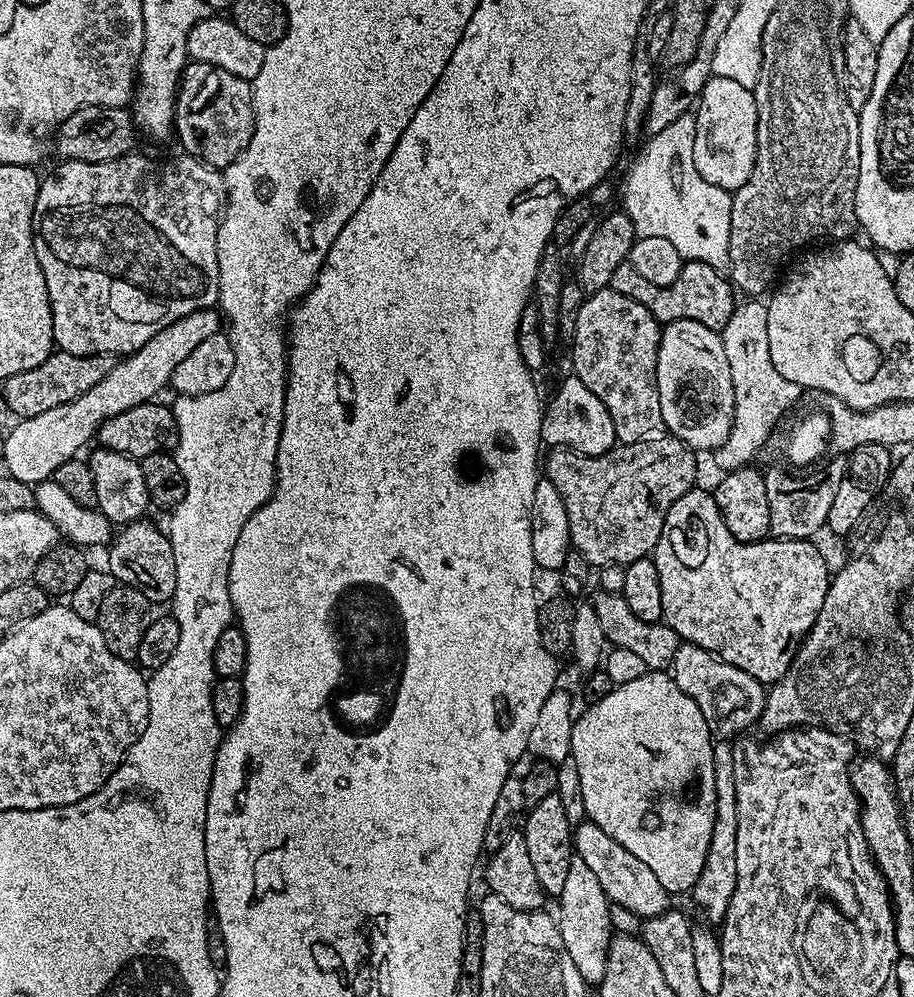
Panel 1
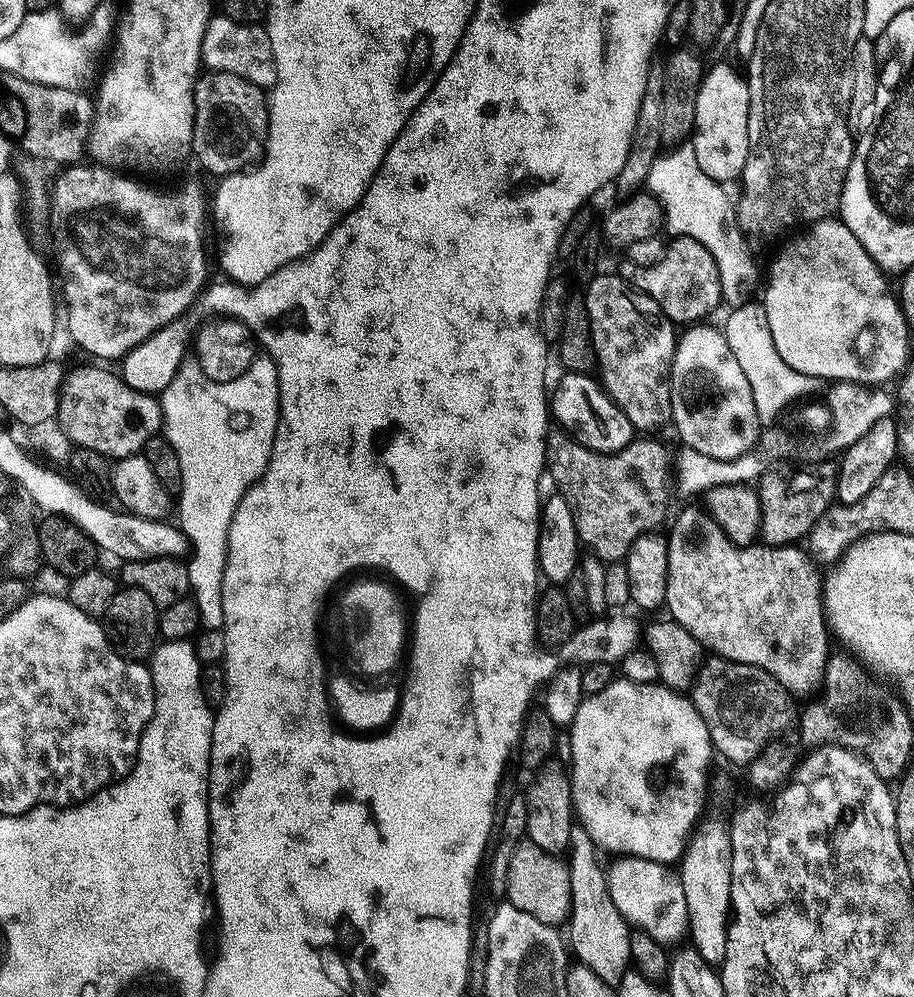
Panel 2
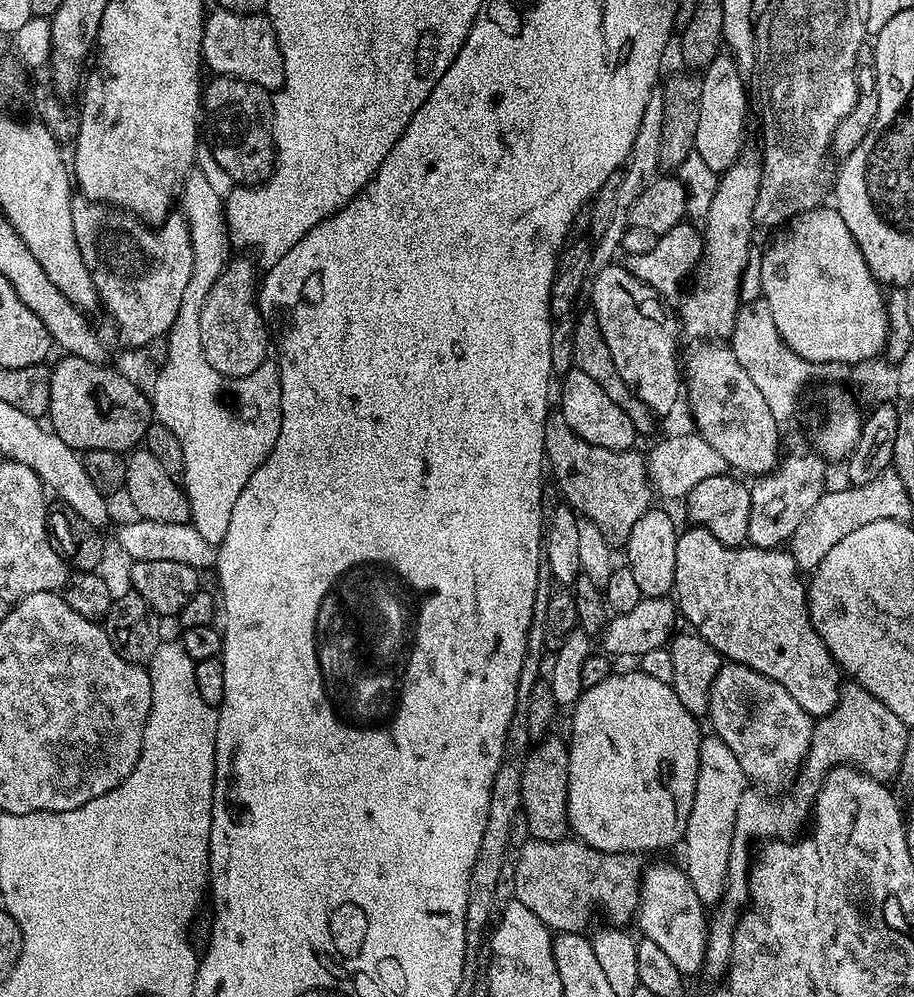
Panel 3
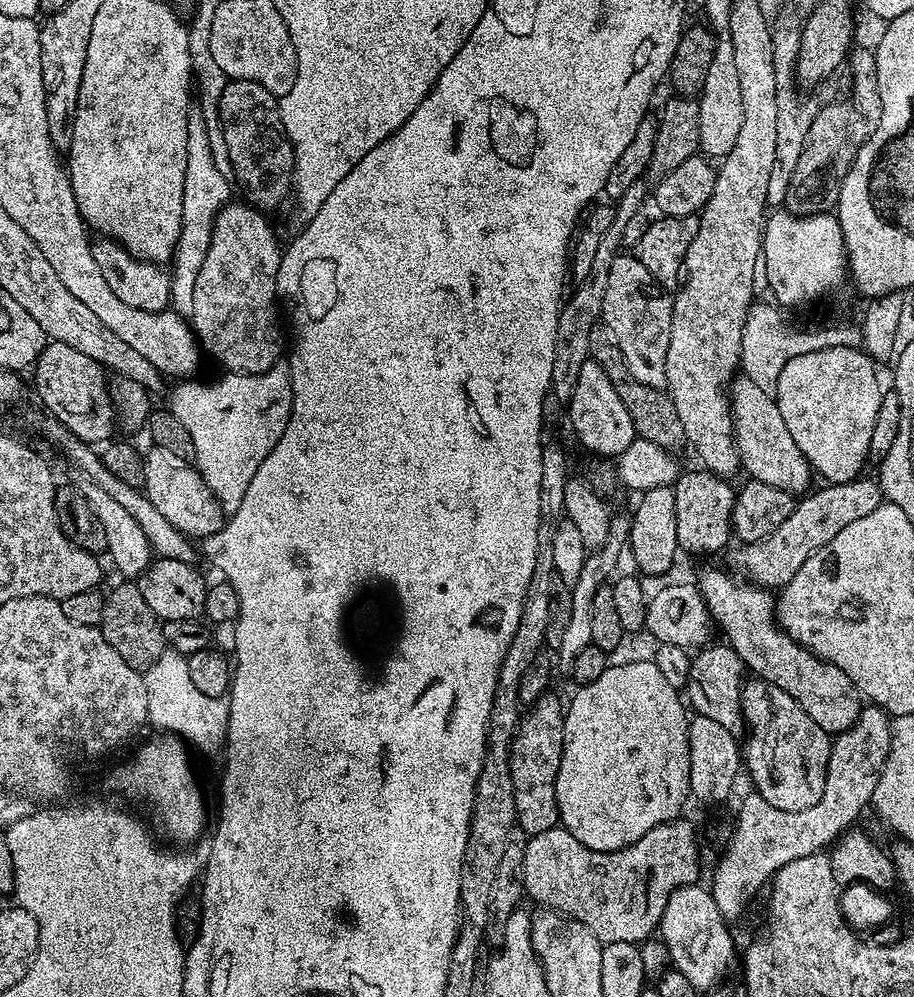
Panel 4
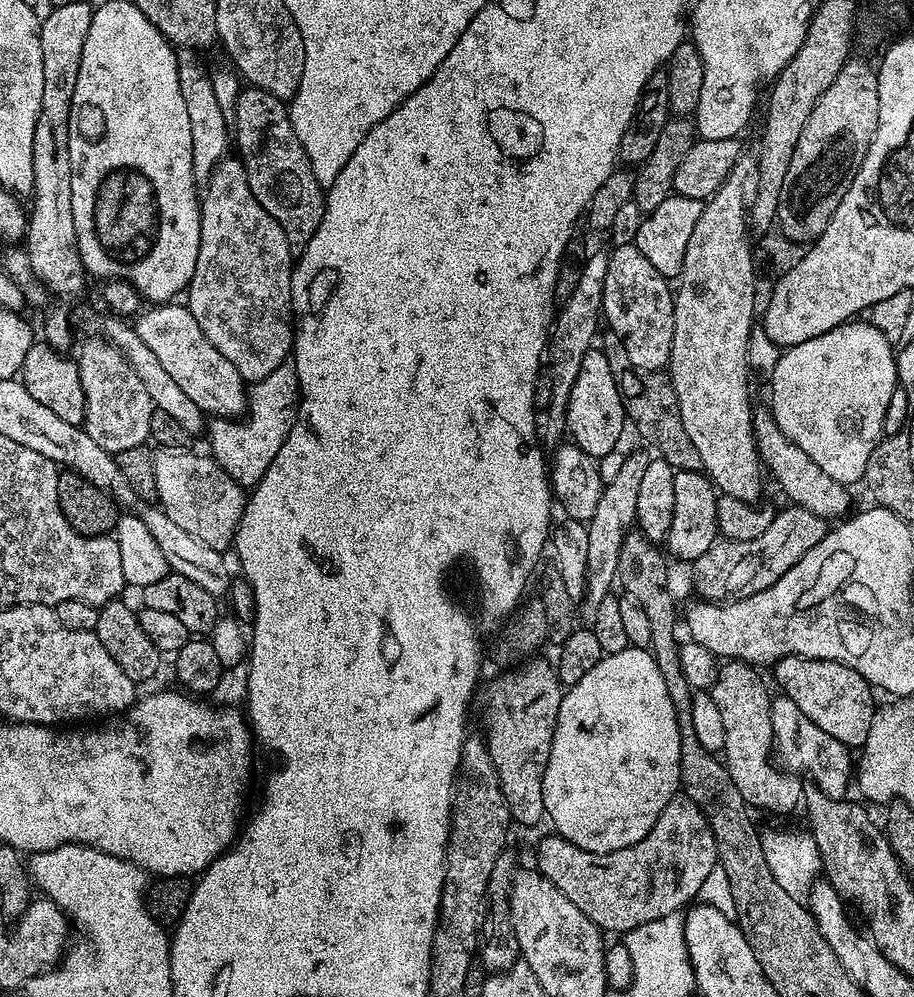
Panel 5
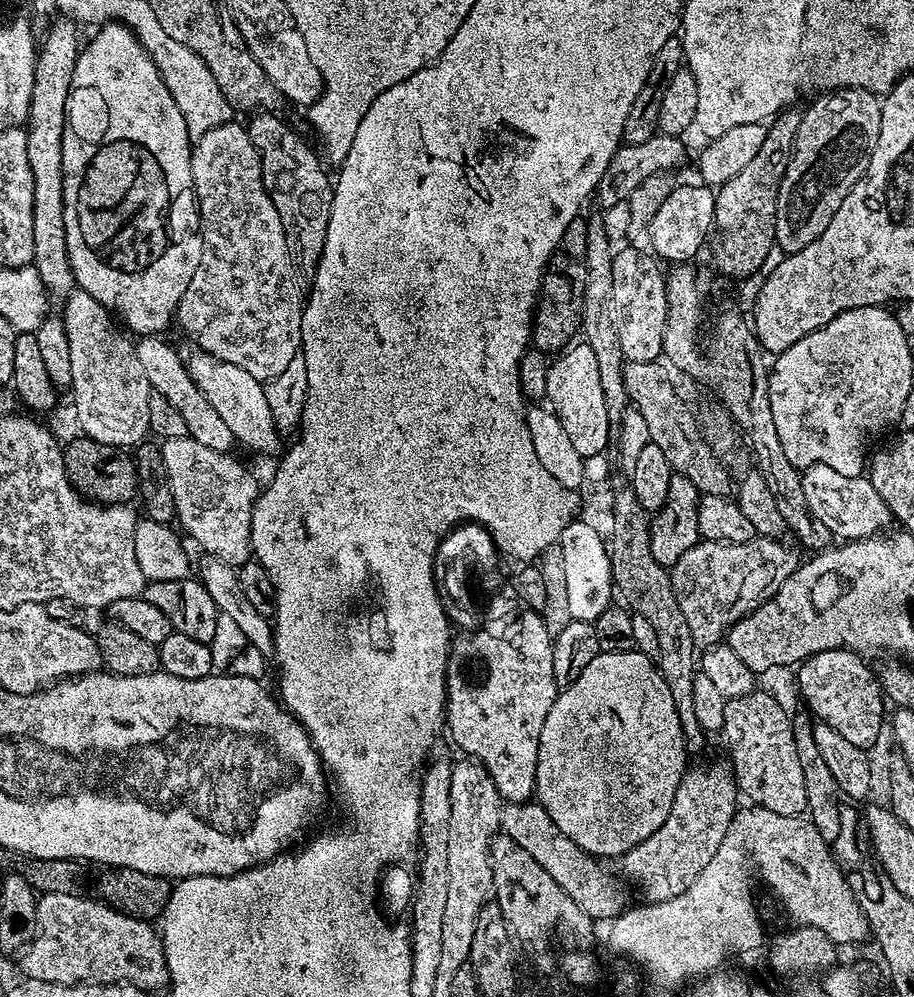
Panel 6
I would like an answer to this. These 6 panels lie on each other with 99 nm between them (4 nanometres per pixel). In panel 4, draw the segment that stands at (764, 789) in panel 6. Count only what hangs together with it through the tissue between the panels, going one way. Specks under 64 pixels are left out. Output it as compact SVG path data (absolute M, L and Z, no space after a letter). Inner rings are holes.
M724 642L716 643L709 643L691 657L686 700L695 715L712 718L726 730L736 734L744 728L744 715L740 713L740 695L746 683L746 669L742 658L738 658L733 648L729 648Z

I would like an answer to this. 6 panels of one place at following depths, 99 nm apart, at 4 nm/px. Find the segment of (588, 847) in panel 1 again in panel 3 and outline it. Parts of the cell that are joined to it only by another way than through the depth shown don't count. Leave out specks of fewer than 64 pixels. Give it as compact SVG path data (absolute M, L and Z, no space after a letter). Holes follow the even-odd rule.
M656 864L653 868L645 867L643 869L640 877L638 924L639 920L640 928L644 931L641 933L650 942L657 944L666 954L666 958L670 958L670 962L674 962L674 966L678 966L680 972L685 974L699 973L703 969L706 938L708 937L708 916L705 905L700 902L698 894L694 892L683 867L676 865L675 868L672 864Z

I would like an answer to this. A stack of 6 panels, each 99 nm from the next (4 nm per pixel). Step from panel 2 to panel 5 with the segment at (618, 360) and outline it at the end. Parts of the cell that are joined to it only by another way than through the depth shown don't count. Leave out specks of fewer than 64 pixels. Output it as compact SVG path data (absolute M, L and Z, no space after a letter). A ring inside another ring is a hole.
M635 244L615 246L607 253L603 319L624 347L624 359L637 373L667 369L674 342L674 299L669 281L638 250Z

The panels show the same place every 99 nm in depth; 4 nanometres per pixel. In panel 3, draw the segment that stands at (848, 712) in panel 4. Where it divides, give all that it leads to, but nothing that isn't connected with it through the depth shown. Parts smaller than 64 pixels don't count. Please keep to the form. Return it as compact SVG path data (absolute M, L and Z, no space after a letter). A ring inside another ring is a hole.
M688 526L685 532L683 529L677 535L676 553L674 554L674 603L679 615L683 619L685 616L696 627L693 628L695 635L701 636L706 642L710 642L710 646L714 646L714 650L718 650L721 657L727 658L733 664L746 666L750 670L754 670L758 674L762 674L766 678L778 682L778 686L782 686L782 690L786 690L786 694L790 694L790 698L794 698L794 702L798 702L798 706L802 706L802 710L806 710L809 716L813 718L819 718L830 714L830 710L834 710L834 706L840 697L842 672L836 661L832 659L826 642L822 642L822 638L814 630L812 620L808 616L808 593L806 591L806 584L805 581L802 582L799 578L801 579L798 575L798 569L791 551L777 550L775 548L754 548L751 546L731 548L722 542L718 542L718 538L714 538L714 534L710 534L710 530L697 528L695 526Z

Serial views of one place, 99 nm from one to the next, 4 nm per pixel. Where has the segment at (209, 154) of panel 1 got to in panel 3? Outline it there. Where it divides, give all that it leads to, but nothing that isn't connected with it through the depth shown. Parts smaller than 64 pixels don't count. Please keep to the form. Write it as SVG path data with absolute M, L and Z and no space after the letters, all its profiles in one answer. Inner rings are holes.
M216 76L202 88L202 116L208 119L208 144L216 164L240 186L264 183L278 163L276 142L272 138L272 96L269 89L254 82L239 80L237 76Z

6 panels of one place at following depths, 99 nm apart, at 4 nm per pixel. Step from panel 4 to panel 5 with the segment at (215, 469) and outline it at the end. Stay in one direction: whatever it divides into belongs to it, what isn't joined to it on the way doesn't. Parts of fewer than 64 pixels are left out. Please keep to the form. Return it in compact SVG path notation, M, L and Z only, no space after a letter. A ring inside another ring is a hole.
M285 362L278 370L266 378L255 381L248 392L248 410L243 418L216 418L207 425L206 437L212 459L238 482L240 487L248 490L257 484L270 470L270 462L282 450L282 442L290 434L296 421L296 411L300 408L300 383L296 365Z

